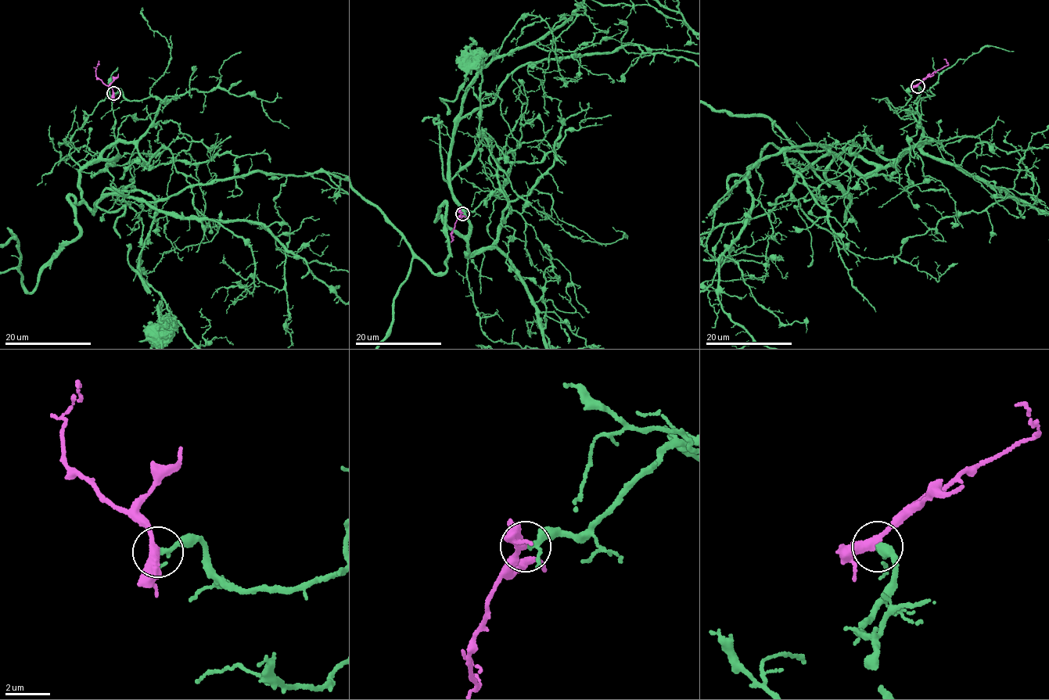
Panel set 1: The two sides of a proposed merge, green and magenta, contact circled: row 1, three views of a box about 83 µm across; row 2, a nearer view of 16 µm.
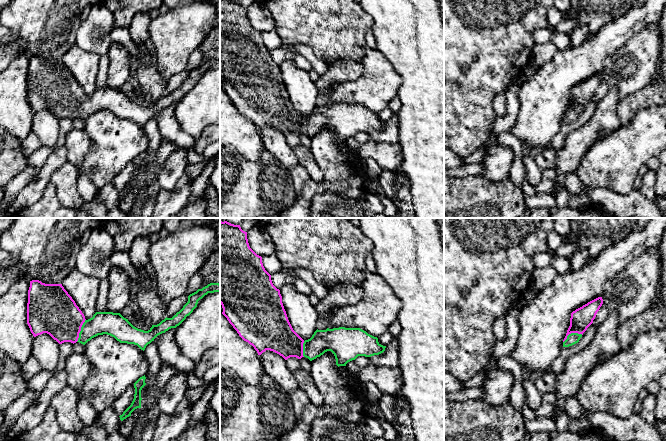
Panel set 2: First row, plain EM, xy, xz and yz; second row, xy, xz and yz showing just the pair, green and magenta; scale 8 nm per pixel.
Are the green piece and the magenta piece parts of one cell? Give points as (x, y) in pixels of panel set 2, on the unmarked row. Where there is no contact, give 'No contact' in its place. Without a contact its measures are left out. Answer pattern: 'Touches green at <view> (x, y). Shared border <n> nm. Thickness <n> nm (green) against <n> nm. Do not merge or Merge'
Touches green at xy (81, 106). Shared border 200 nm. Thickness 180 nm (green) against 360 nm. Merge

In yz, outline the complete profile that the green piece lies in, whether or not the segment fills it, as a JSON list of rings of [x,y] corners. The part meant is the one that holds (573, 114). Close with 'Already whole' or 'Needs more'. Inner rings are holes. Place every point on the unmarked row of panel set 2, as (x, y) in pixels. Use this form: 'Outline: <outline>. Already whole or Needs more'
Outline: [[[598,73],[571,89],[570,102],[563,116],[563,123],[569,123],[579,118],[583,109],[593,99],[602,80],[602,73]]]. Needs more

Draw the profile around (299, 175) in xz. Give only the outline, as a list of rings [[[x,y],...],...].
[[[299,164],[289,168],[294,187],[297,193],[300,193],[305,183],[310,179],[306,170]]]

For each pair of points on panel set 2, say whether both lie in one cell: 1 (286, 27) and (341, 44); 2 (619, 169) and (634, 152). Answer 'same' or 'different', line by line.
1: same
2: same

